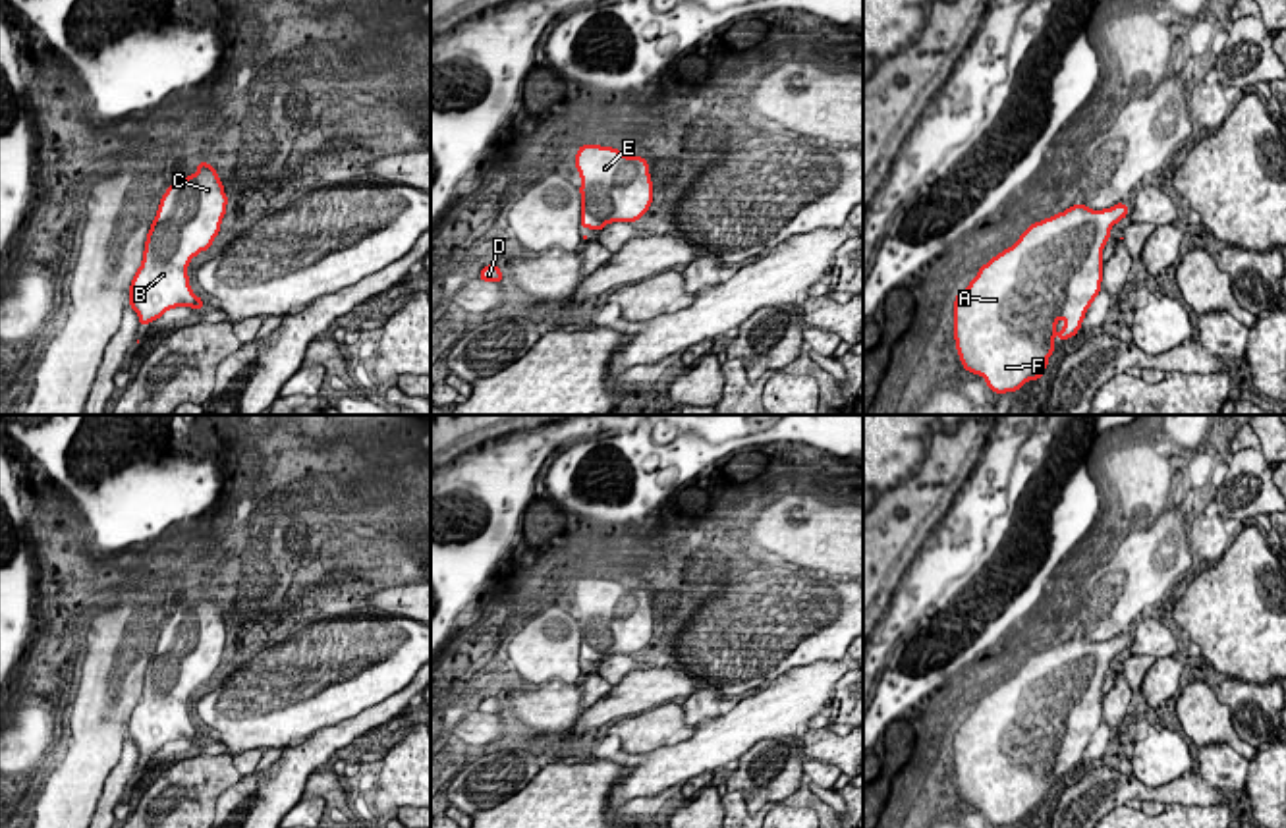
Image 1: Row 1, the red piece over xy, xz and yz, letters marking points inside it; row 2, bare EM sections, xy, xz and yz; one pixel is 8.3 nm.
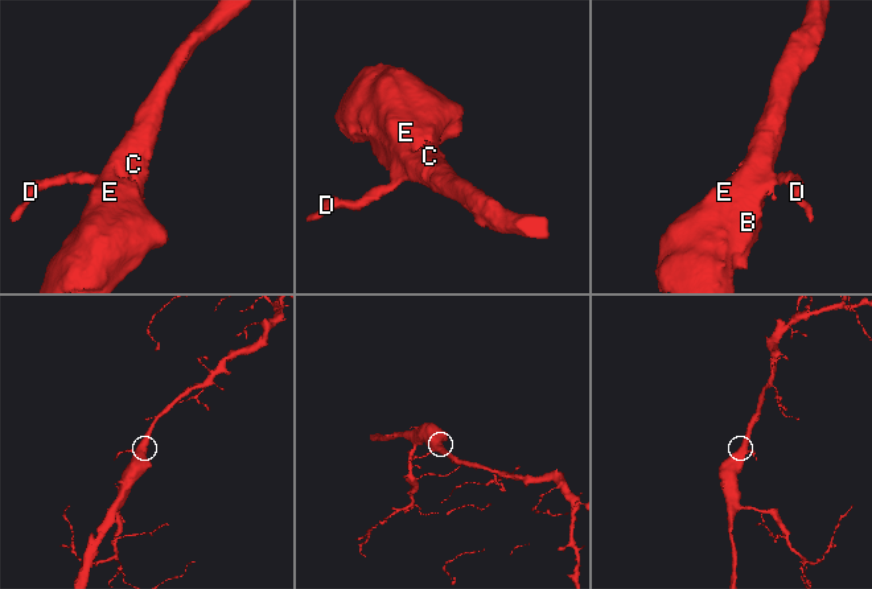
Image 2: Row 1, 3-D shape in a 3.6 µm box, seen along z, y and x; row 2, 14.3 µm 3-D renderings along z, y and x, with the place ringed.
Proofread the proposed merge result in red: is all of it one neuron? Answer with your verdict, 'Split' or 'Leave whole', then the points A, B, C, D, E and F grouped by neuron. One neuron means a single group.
Leave whole. Groups: A B C D E F

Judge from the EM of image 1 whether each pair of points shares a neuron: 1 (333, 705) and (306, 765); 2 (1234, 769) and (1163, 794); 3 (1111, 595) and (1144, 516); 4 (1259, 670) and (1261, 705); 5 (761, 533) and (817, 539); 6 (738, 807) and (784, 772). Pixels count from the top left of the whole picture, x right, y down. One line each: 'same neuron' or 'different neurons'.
1: different neurons
2: different neurons
3: different neurons
4: different neurons
5: same neuron
6: different neurons

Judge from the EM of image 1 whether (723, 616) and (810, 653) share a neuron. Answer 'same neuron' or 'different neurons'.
same neuron

